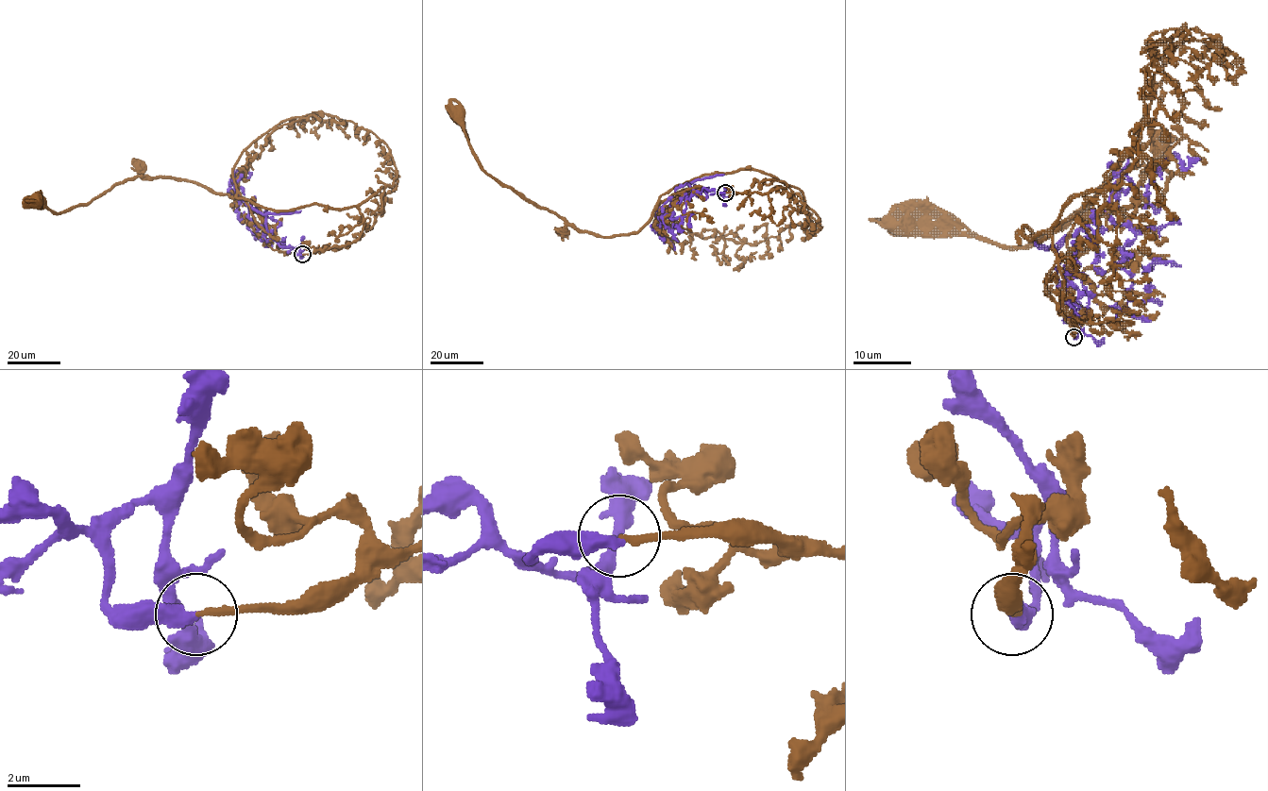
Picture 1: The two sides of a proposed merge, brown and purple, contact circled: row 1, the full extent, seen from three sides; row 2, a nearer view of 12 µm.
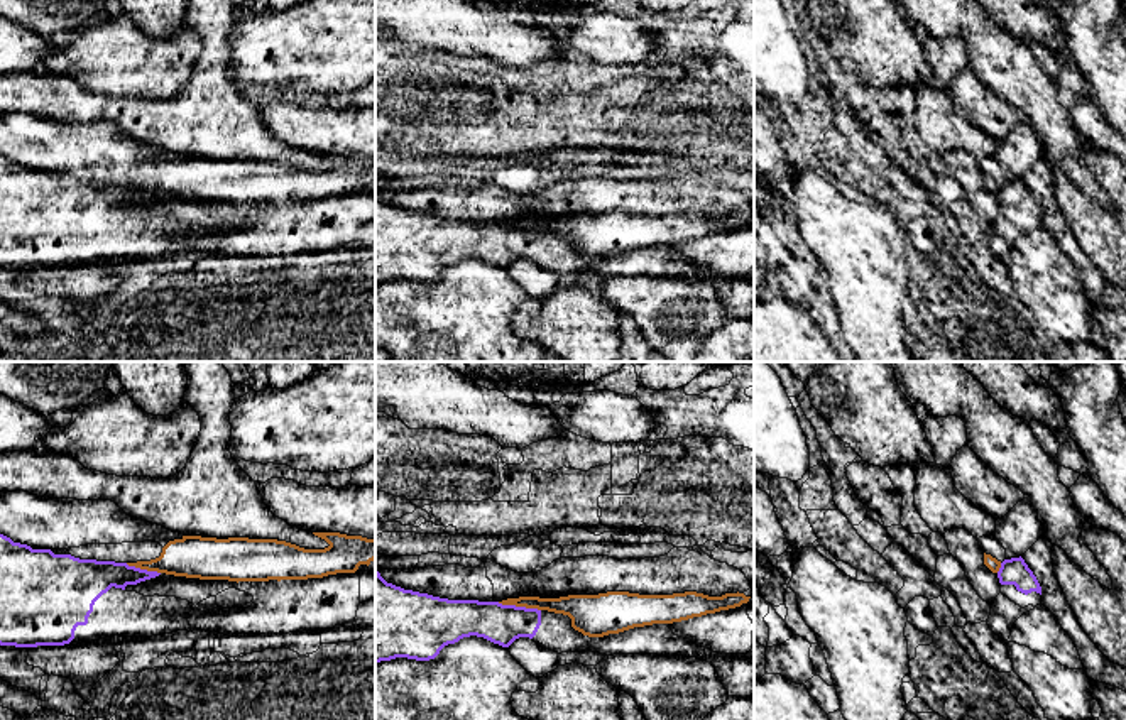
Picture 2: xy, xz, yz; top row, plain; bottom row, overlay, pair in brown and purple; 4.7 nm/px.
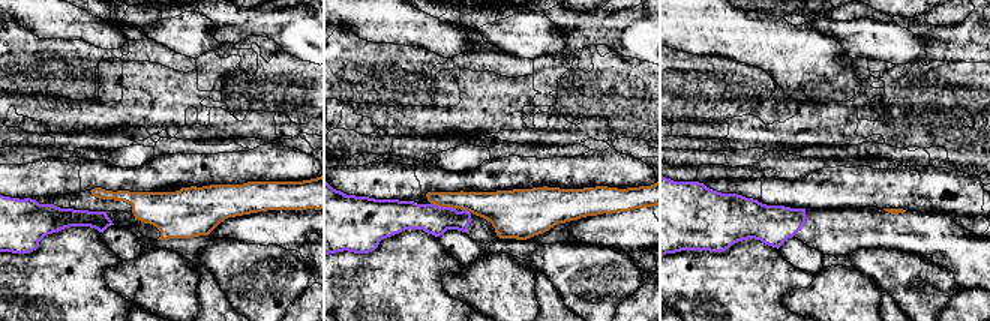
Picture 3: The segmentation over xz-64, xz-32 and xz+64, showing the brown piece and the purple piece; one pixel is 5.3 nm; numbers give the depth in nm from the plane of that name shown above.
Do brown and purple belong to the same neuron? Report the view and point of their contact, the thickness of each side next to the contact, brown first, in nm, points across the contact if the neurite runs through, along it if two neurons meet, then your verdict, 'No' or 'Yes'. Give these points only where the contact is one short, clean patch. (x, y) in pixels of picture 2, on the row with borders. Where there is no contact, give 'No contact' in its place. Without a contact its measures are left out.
Touches brown at xz (519, 605). Thickness 110 nm (brown) against 190 nm. Boundary: xz (497, 602), (536, 607), (540, 610). No

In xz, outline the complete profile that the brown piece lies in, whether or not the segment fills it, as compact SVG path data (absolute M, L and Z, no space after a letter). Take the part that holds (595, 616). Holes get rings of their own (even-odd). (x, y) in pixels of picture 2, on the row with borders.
M607 592L560 598L519 597L499 603L563 614L571 619L571 627L583 635L604 637L634 627L673 624L735 608L747 603L749 598L739 592L722 597L708 597L697 592L673 595Z

